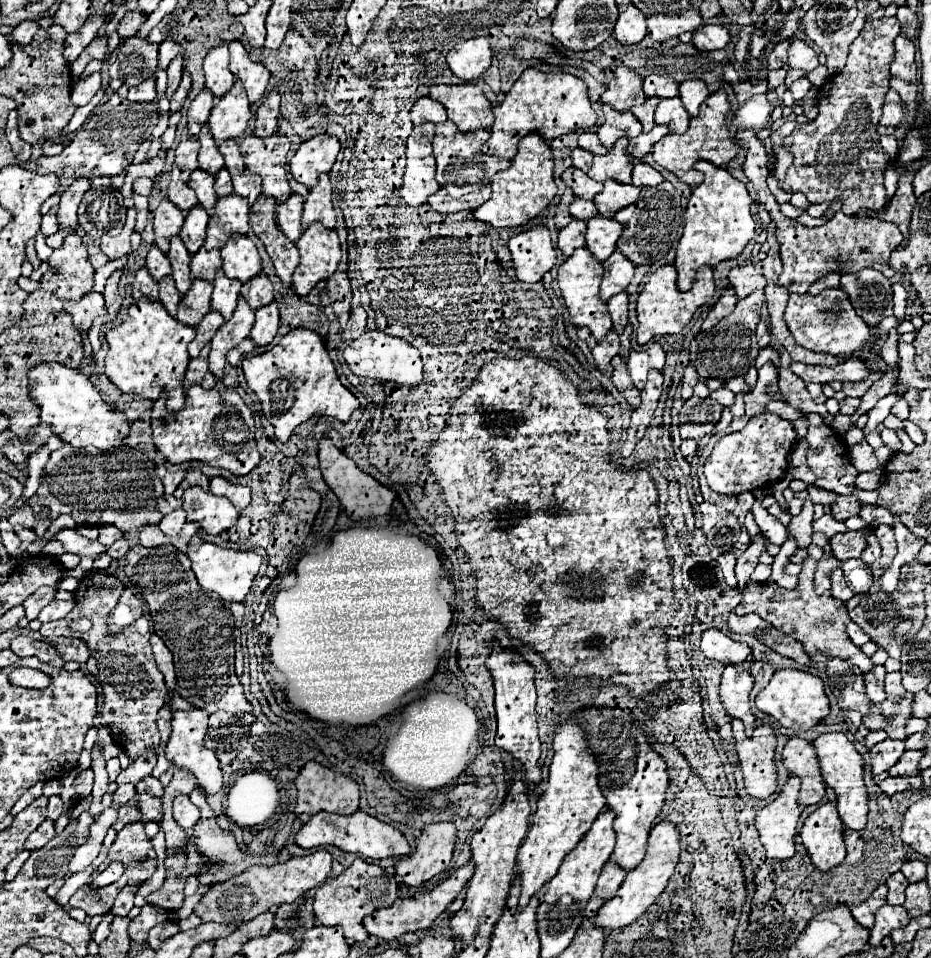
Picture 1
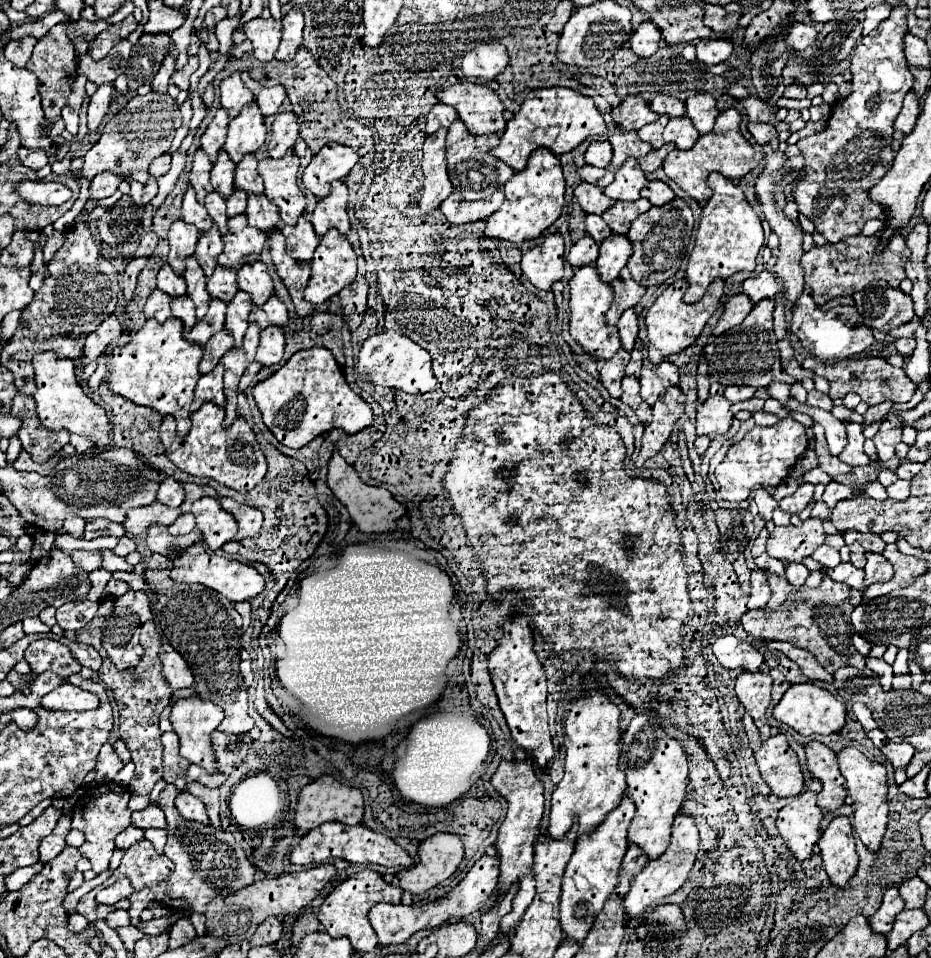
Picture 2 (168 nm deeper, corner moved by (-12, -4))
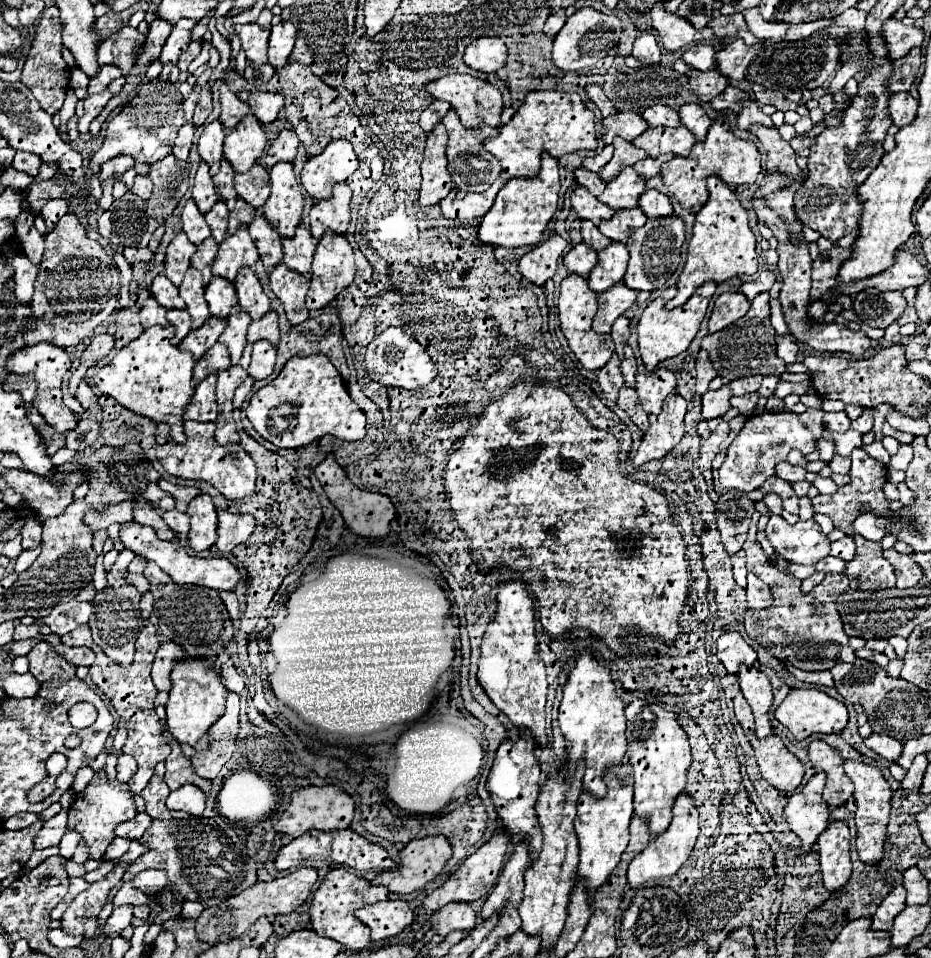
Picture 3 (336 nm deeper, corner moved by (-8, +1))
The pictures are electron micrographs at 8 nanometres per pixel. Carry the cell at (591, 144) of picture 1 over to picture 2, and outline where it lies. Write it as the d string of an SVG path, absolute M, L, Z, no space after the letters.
M594 141L586 151L586 163L592 167L606 167L612 159L612 145L608 141Z

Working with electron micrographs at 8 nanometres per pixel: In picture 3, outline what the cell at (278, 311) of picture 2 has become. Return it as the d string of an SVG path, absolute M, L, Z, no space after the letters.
M274 310L266 312L262 318L254 320L248 328L248 342L256 342L256 340L270 340L272 344L280 342L280 328L278 328L278 316Z

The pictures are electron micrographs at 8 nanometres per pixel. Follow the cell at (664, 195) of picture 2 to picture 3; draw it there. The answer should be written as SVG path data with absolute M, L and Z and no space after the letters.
M646 190L640 196L638 206L646 212L648 218L658 218L658 216L672 214L672 204L670 204L668 196L662 194L662 192L658 192L658 190Z

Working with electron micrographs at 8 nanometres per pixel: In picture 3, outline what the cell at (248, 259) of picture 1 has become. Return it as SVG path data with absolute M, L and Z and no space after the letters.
M250 266L240 268L238 276L234 280L234 286L238 292L238 304L250 314L252 320L264 316L270 310L270 300L264 294L254 268L250 268Z

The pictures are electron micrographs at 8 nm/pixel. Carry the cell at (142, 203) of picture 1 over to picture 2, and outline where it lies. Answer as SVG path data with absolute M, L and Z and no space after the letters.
M144 235L140 241L140 247L136 251L136 257L150 257L154 253L156 245L158 245L158 235Z

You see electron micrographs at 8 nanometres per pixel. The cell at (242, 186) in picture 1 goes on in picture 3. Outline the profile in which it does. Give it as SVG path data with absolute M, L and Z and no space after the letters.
M260 210L254 212L254 218L248 230L250 230L252 240L256 242L256 248L260 252L264 266L266 268L276 266L282 260L282 242L280 242L278 230L266 220L266 216Z

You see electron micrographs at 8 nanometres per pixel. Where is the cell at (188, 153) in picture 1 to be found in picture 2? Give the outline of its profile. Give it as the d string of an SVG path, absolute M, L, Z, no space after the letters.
M198 149L196 155L194 155L192 171L190 171L190 185L194 187L200 203L204 203L204 197L208 195L208 191L212 191L210 169L212 169L212 163L210 163L208 155L204 155L204 151Z

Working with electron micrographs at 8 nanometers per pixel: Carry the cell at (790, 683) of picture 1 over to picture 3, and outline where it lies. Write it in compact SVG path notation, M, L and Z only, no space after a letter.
M792 688L790 694L784 698L784 702L776 708L774 716L780 724L784 724L792 732L792 736L796 740L804 740L816 732L822 732L822 734L840 732L840 730L844 730L844 726L848 722L846 706L816 688Z

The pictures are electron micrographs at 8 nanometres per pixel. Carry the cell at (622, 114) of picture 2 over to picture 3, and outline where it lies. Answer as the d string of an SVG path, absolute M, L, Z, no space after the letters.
M628 110L604 118L602 126L604 126L604 144L610 144L614 136L622 136L624 140L634 140L648 128L648 122L638 112Z

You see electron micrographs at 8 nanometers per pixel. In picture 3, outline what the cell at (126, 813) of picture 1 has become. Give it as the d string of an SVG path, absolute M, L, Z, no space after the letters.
M116 836L114 842L108 846L104 858L108 858L108 860L118 860L118 858L122 858L122 856L128 852L128 846L130 846L130 840Z

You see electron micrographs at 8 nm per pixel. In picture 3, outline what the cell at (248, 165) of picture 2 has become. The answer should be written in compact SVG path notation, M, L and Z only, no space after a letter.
M254 164L248 172L234 176L234 186L240 198L244 198L250 206L262 208L270 194L270 178L262 164Z

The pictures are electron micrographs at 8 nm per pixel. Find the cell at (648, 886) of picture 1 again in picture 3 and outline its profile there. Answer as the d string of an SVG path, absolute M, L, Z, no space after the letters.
M680 794L680 798L674 802L674 818L672 824L668 826L668 830L660 836L650 840L650 844L630 862L628 868L628 884L630 888L638 888L644 886L652 880L662 880L662 878L672 878L680 866L686 862L686 858L690 856L696 838L698 838L698 812L696 806L692 802L692 798L688 794Z

